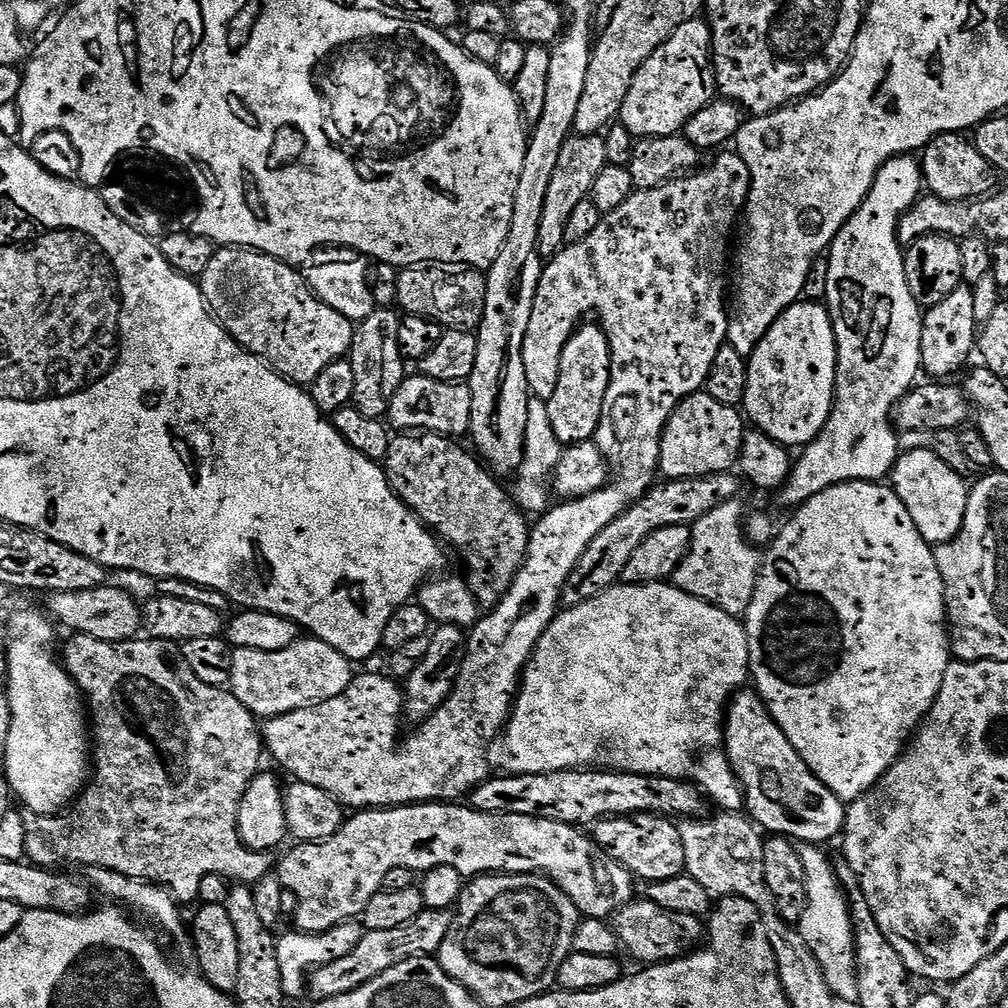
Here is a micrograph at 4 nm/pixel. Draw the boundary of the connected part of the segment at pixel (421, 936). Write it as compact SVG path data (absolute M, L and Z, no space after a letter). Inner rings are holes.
M425 909L412 924L406 927L365 932L350 954L324 964L315 971L308 982L310 994L311 992L313 994L312 998L317 1001L336 997L340 993L349 992L372 981L378 974L384 973L400 962L408 961L416 956L435 955L446 938L453 919L453 915L445 909ZM359 952L362 952L365 958L358 958Z

